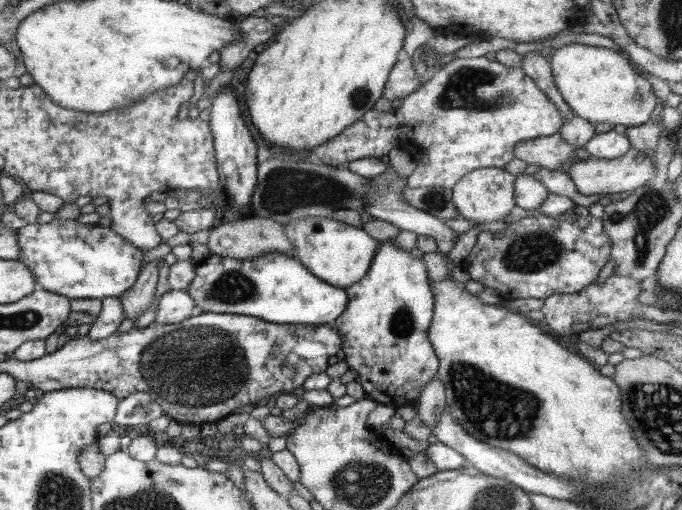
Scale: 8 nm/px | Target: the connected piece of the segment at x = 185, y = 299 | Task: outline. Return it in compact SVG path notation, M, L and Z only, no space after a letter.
M182 290L170 291L160 298L153 322L179 323L185 318L195 317L198 313L202 312L188 293Z

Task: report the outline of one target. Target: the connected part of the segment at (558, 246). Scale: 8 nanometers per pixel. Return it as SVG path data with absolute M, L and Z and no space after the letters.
M575 214L559 221L540 215L538 218L522 218L507 224L501 232L480 232L476 245L464 260L463 267L470 274L471 280L494 289L501 298L506 300L536 298L545 301L558 293L581 292L592 285L612 255L612 240L600 218L591 215L582 218Z

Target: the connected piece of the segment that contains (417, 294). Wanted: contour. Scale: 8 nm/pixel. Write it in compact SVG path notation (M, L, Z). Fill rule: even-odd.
M396 238L380 240L377 242L378 248L376 258L373 260L372 267L369 268L368 274L365 279L358 281L358 283L352 284L347 287L346 293L349 294L349 304L346 307L345 312L335 320L336 327L340 329L344 344L342 350L346 355L346 363L350 370L356 370L358 376L355 378L365 390L367 396L375 400L379 404L387 404L395 408L411 404L417 399L417 396L421 394L425 386L436 376L440 369L440 358L437 356L436 349L433 347L433 343L429 340L429 326L433 322L436 296L433 292L433 286L429 280L428 268L422 259L414 258L410 251L406 251L398 246Z

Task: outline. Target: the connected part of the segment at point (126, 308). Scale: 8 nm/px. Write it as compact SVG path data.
M156 260L145 264L138 273L138 280L134 282L134 286L122 294L120 299L124 305L122 310L125 313L125 318L136 320L152 306L159 280L158 271L160 264L164 261Z

